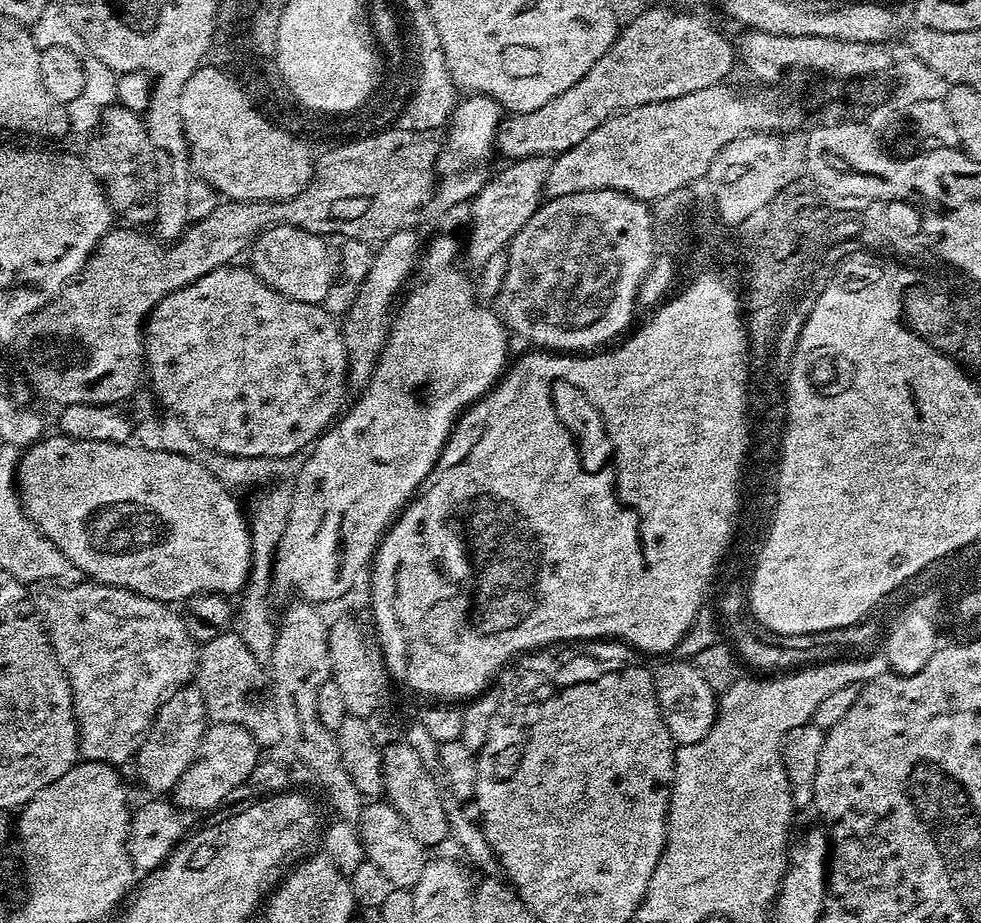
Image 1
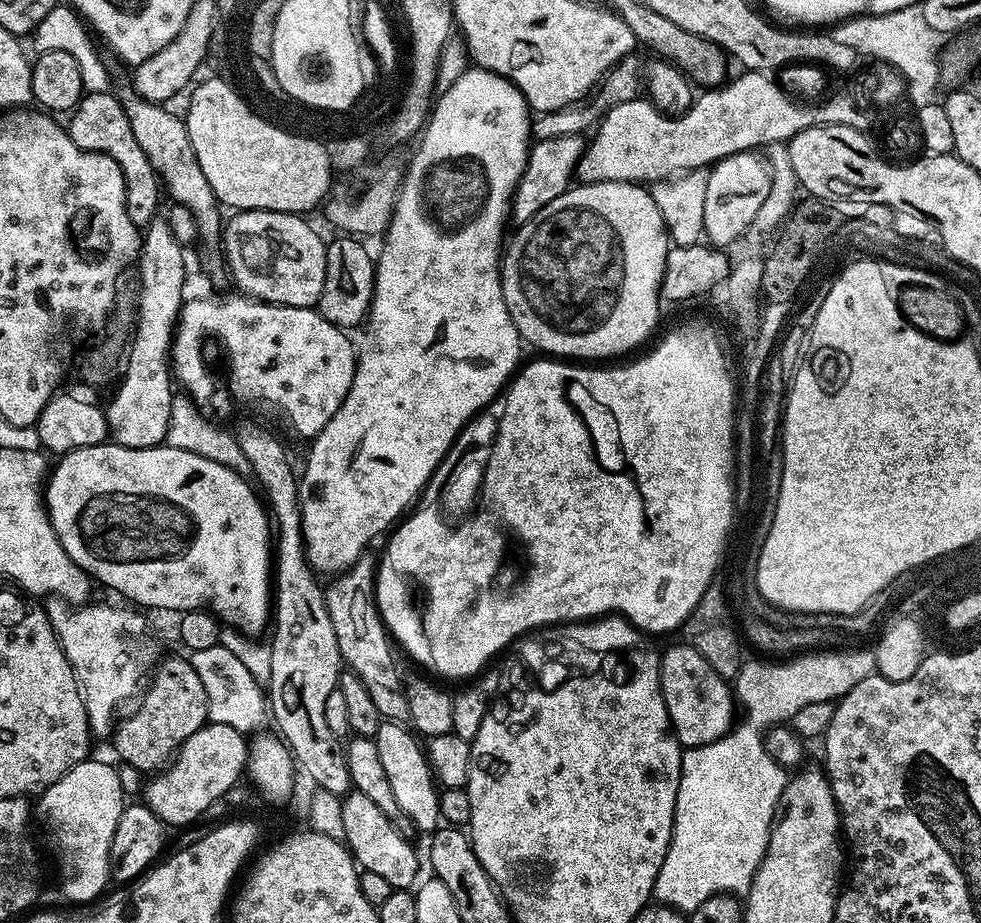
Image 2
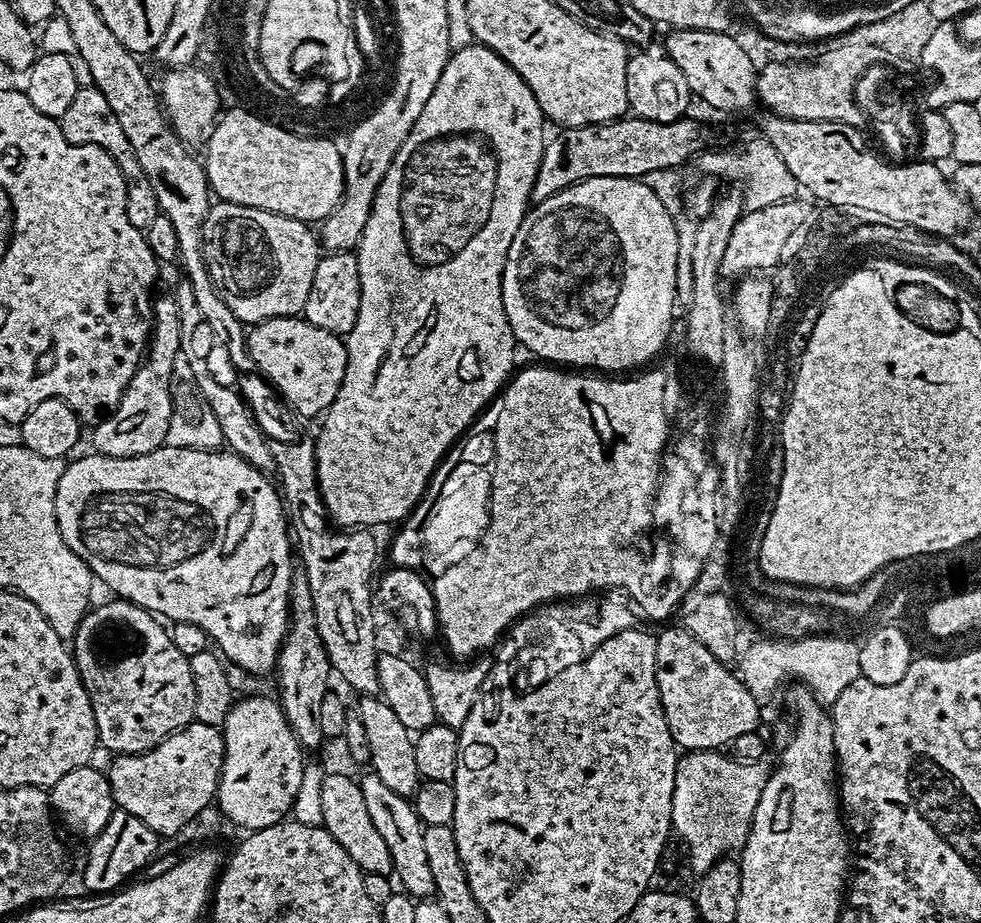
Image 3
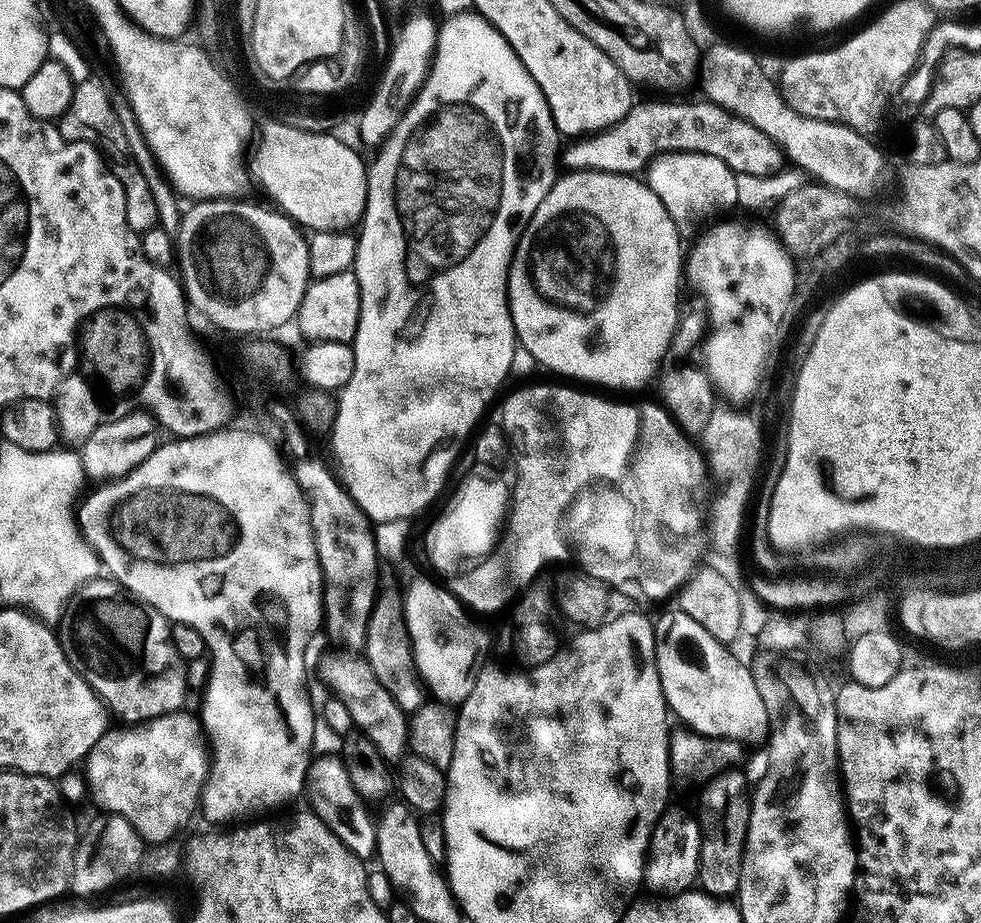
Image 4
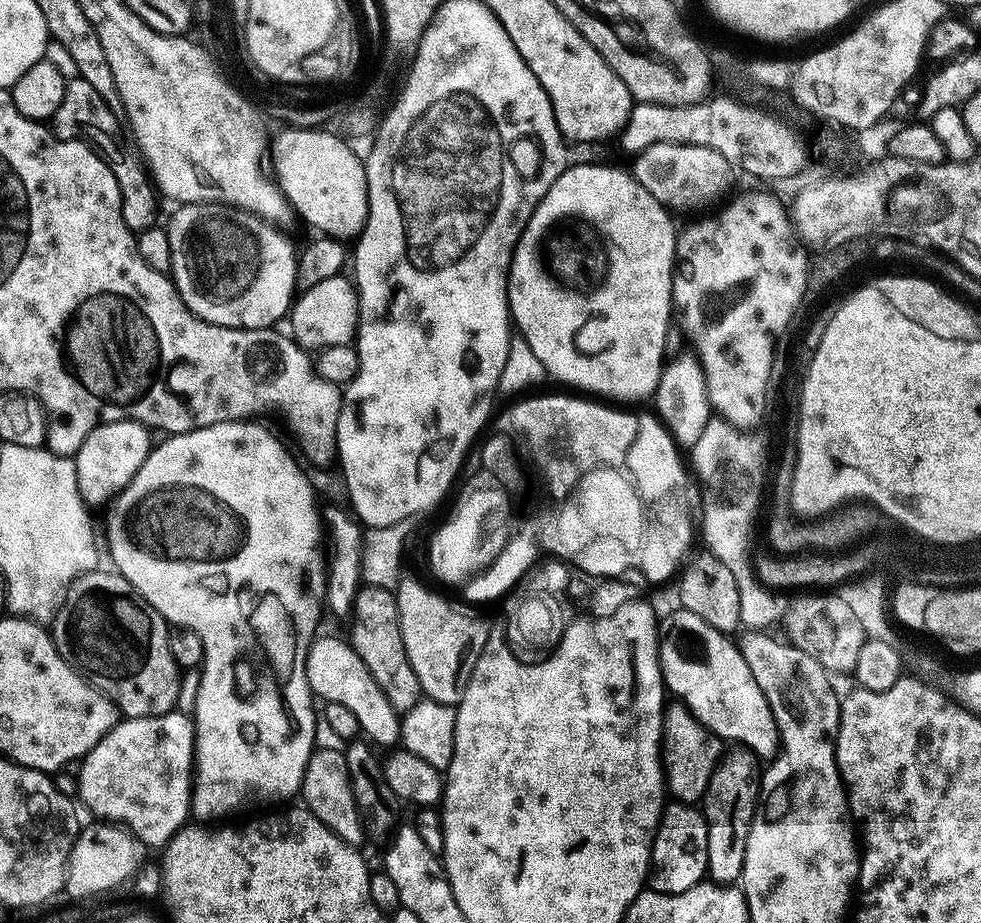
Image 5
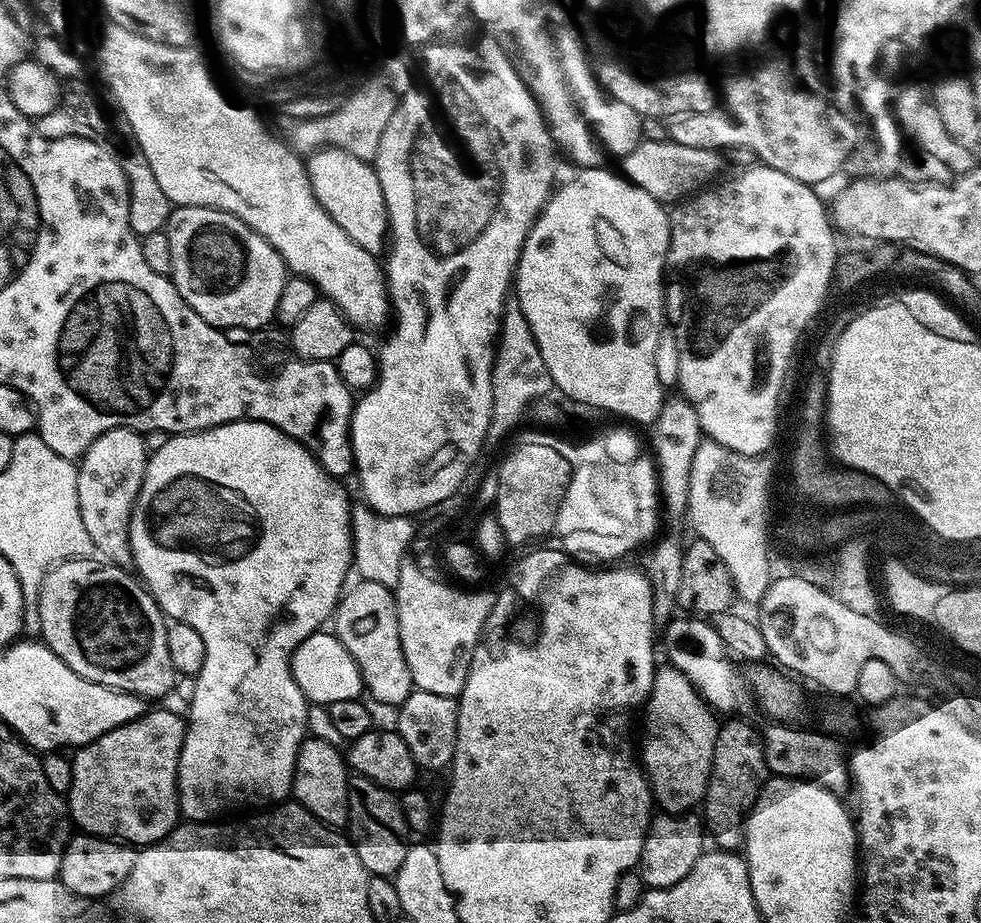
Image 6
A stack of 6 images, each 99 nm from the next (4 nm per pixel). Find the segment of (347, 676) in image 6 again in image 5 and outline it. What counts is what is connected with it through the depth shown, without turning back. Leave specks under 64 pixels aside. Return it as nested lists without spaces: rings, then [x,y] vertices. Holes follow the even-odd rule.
[[[317,635],[308,647],[308,661],[306,662],[308,687],[313,697],[329,704],[347,706],[360,723],[360,731],[373,745],[395,745],[400,738],[400,716],[390,706],[386,694],[374,682],[370,670],[366,670],[366,662],[358,658],[351,643],[347,639],[339,640],[336,636]]]

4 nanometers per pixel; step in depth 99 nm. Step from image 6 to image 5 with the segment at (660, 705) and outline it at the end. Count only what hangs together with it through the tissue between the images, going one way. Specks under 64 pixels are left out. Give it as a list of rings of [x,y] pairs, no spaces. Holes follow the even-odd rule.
[[[679,702],[667,705],[664,713],[664,735],[662,737],[662,763],[666,792],[673,801],[681,804],[699,805],[704,799],[710,778],[720,763],[722,741],[720,737],[696,720],[696,715]]]

